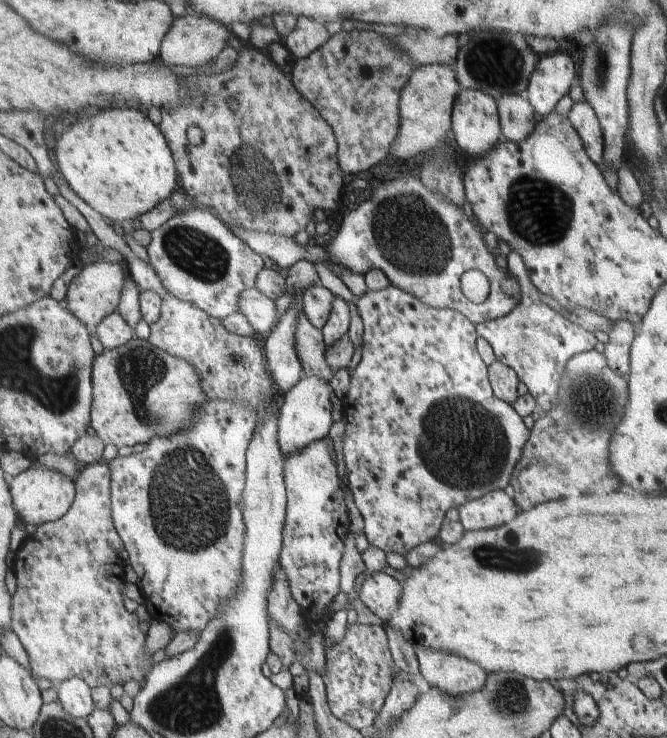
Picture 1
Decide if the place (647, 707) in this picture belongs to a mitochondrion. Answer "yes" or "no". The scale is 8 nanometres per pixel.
no

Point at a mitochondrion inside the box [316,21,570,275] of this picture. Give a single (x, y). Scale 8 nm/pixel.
(495, 62)

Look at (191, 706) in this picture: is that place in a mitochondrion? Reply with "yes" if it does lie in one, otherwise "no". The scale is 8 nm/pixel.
yes

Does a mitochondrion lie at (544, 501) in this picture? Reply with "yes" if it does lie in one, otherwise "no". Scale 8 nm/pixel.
no

